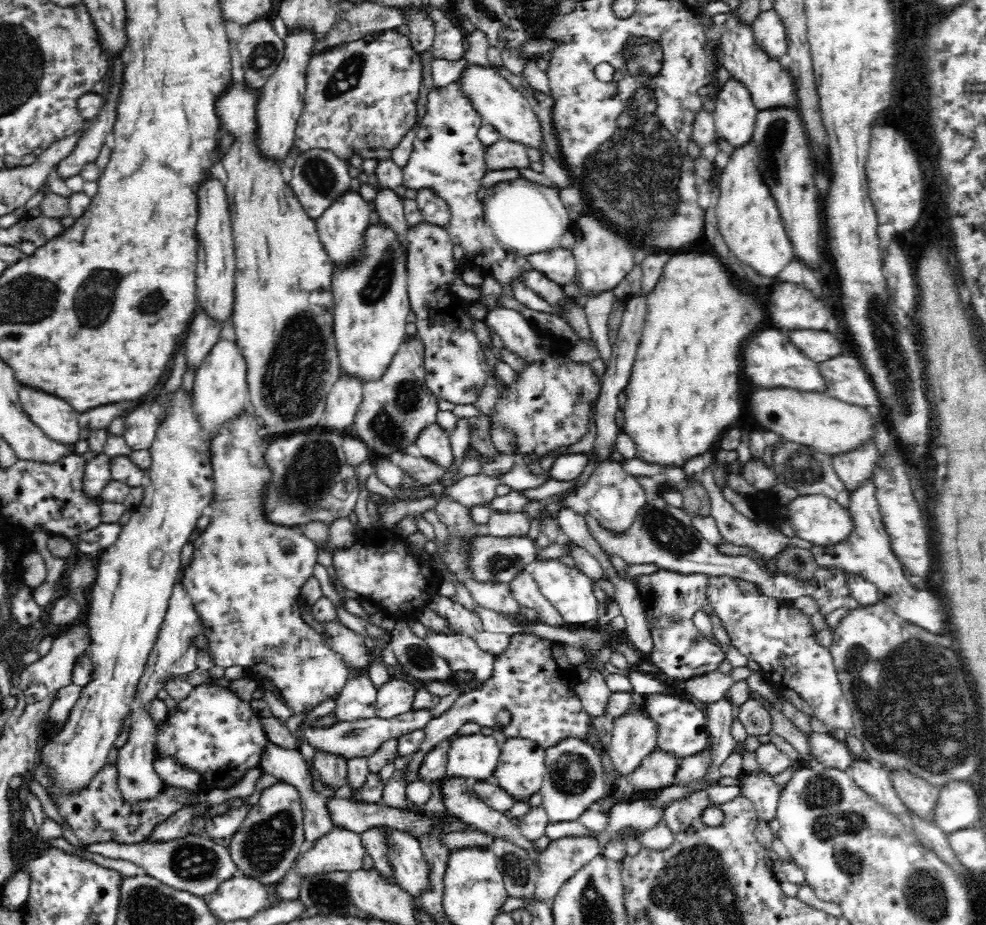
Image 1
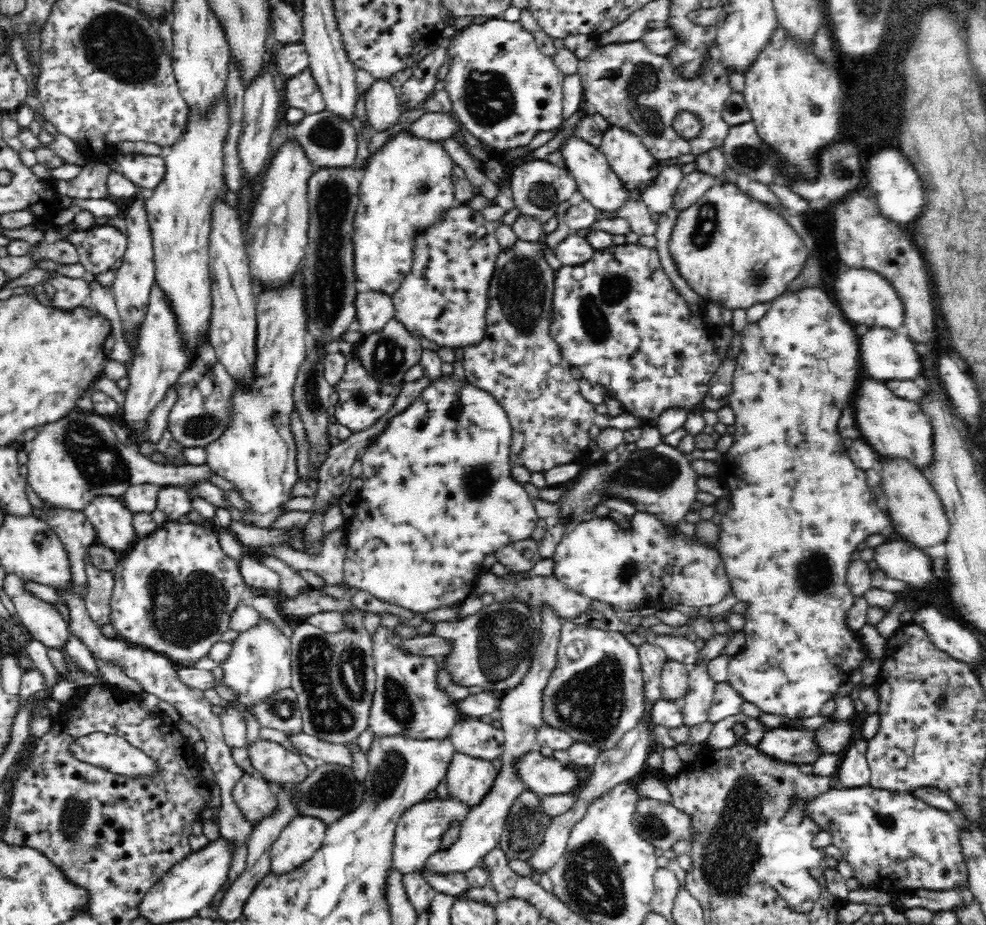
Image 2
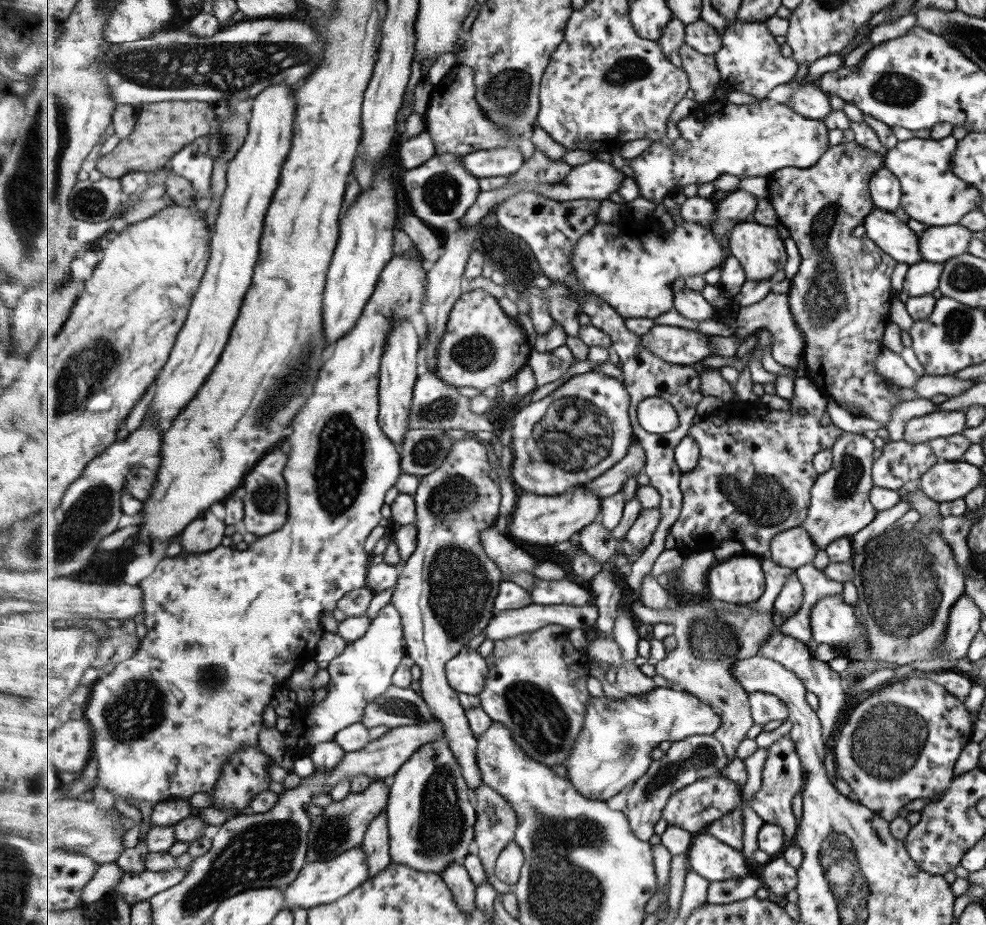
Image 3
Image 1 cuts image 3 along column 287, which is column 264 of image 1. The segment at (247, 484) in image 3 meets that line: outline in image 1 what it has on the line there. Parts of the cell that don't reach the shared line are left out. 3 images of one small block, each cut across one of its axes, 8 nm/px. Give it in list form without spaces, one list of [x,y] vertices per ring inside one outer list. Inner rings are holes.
[[[318,426],[269,441],[262,456],[270,469],[270,480],[260,494],[260,514],[264,522],[278,527],[303,527],[316,520],[332,524],[354,512],[360,481],[342,451],[343,437],[338,431]]]

